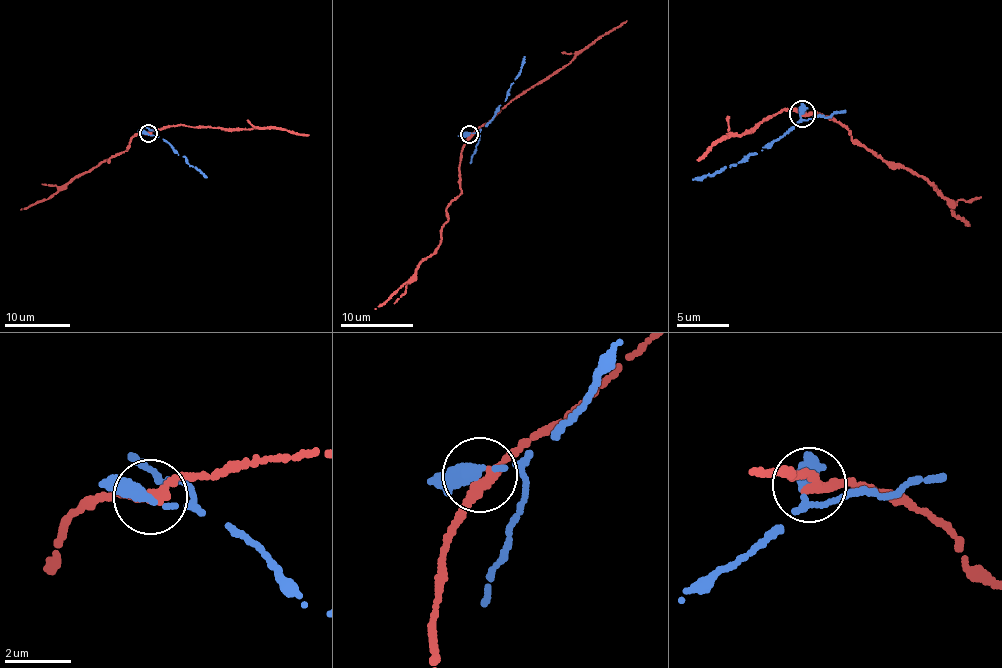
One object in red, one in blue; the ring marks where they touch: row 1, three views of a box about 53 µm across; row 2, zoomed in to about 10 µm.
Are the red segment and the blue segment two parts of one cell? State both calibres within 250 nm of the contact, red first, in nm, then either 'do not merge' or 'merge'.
320/300 nm | do not merge

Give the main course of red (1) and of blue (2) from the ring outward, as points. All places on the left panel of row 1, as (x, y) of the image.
1: (149, 134), (136, 133), (126, 150), (47, 199), (20, 209)
2: (147, 134), (163, 138), (188, 164), (206, 177)

